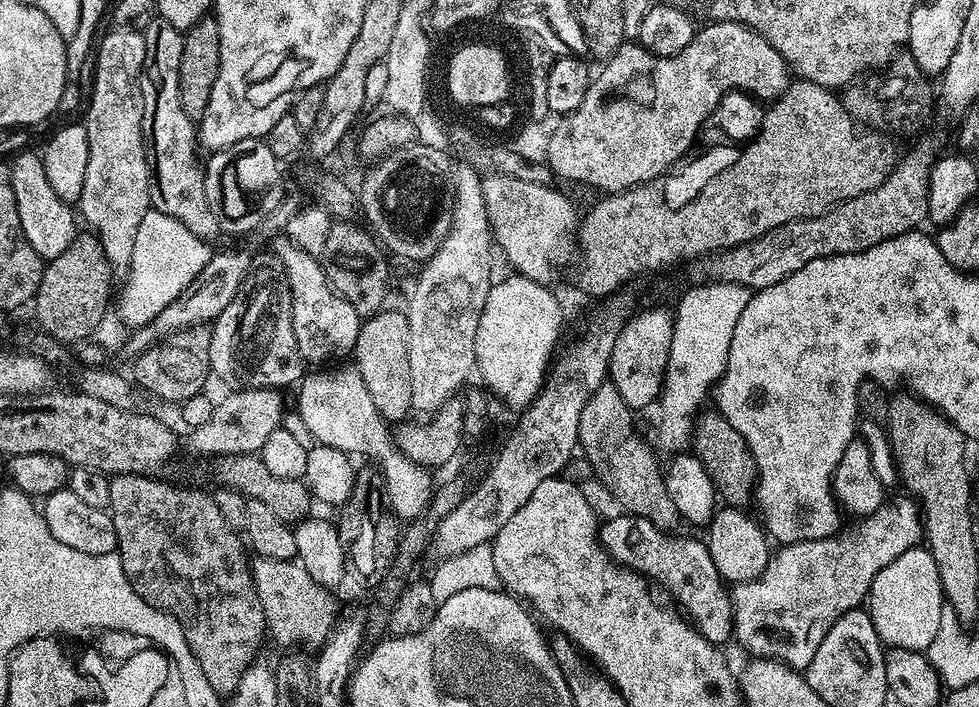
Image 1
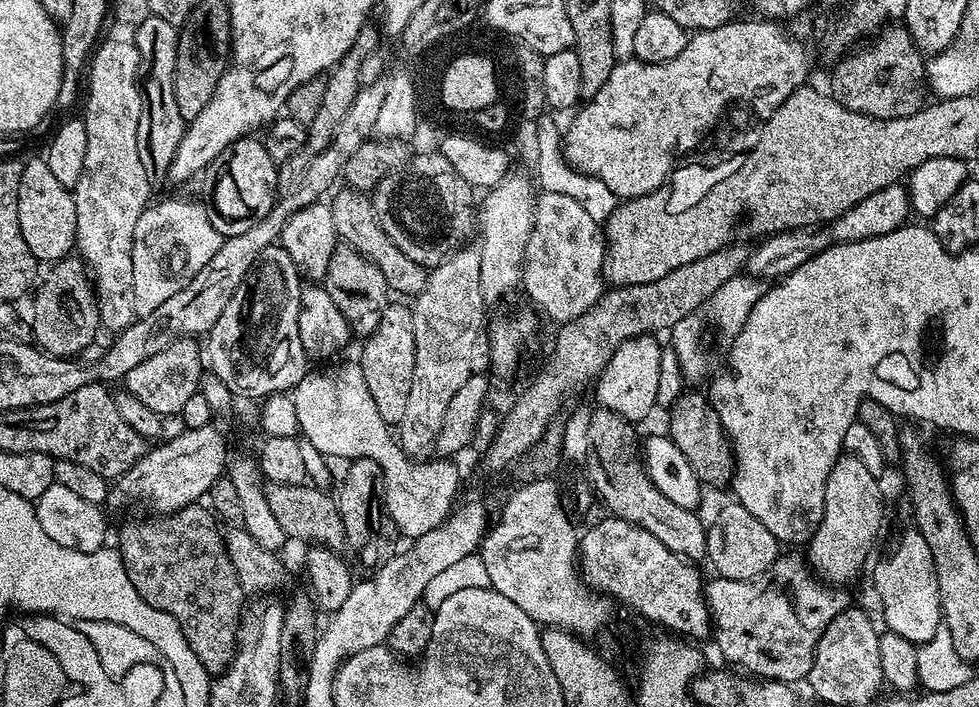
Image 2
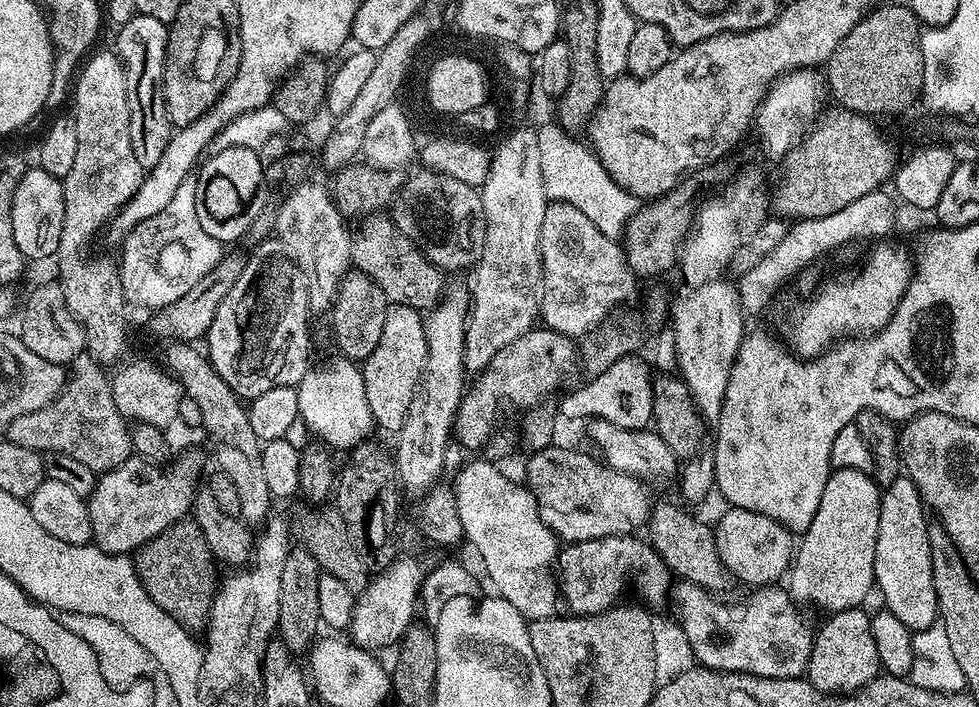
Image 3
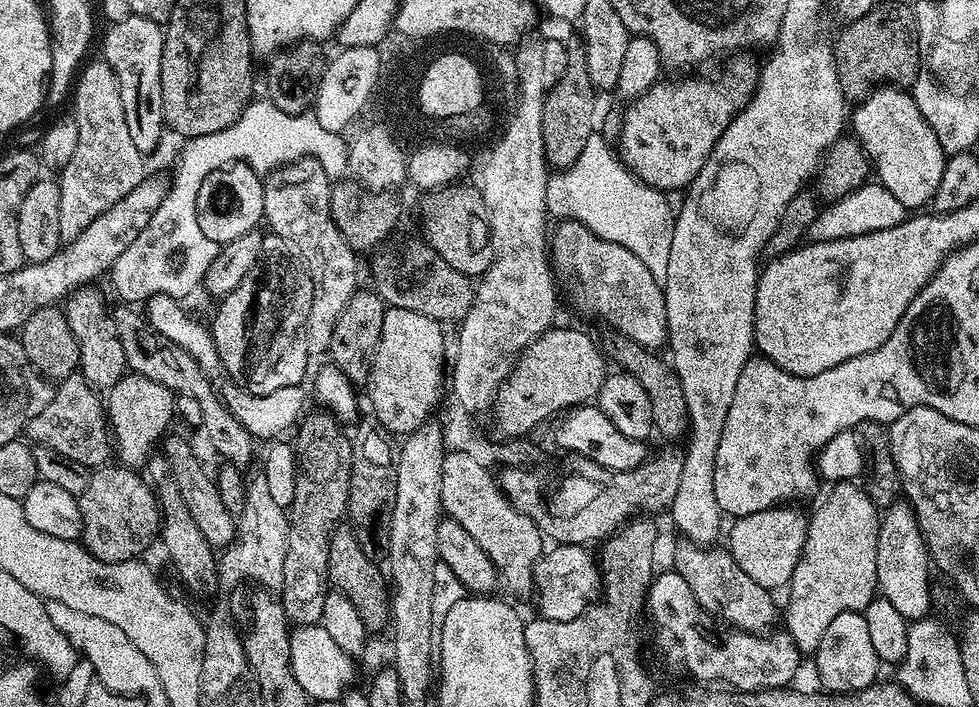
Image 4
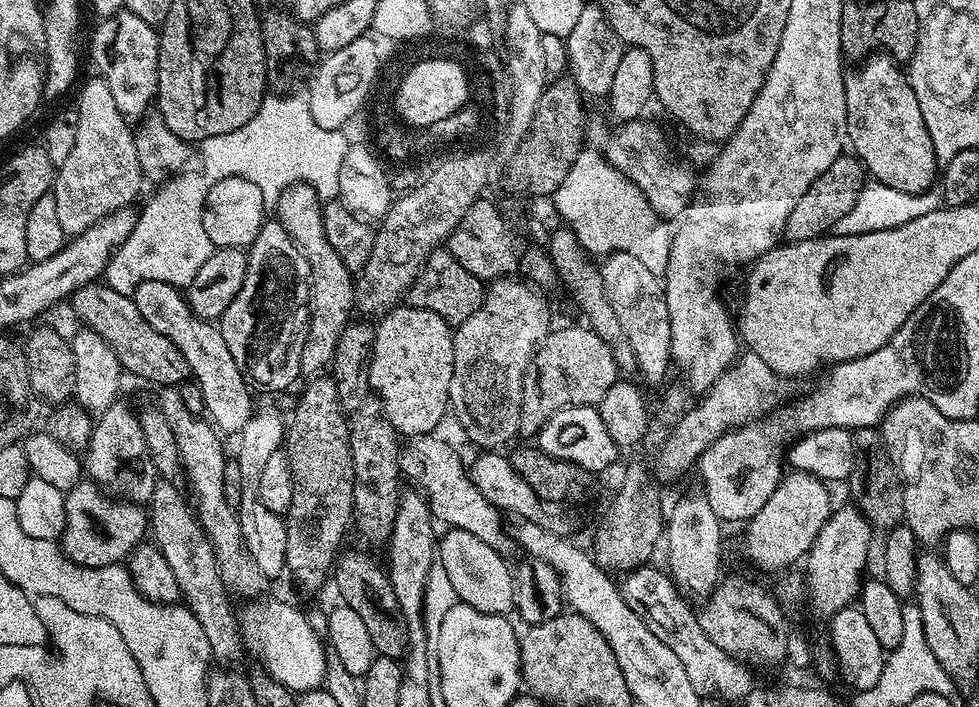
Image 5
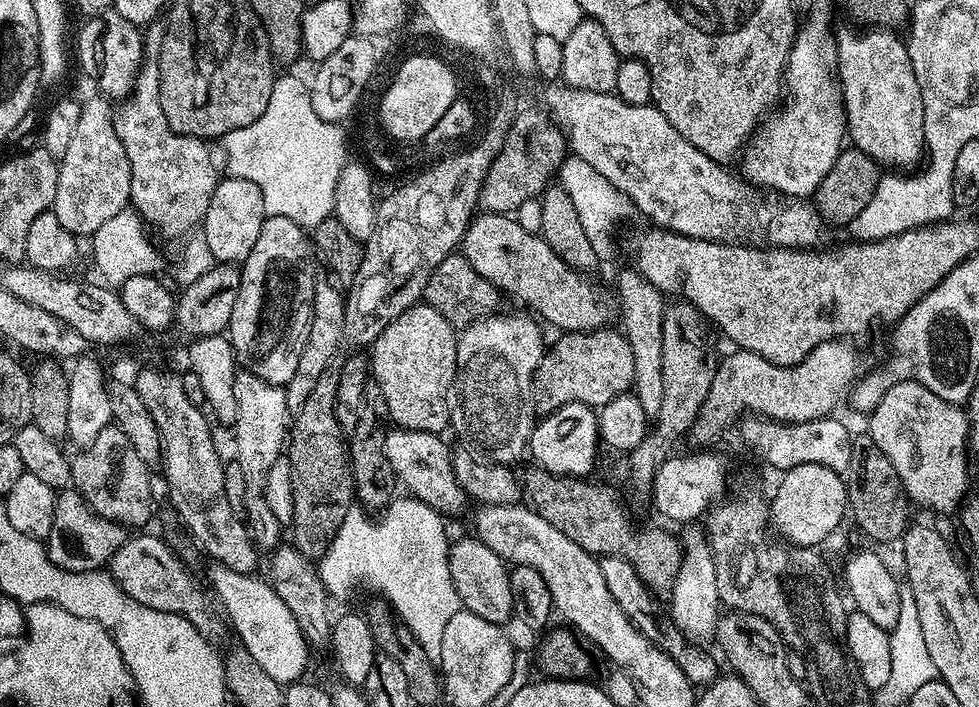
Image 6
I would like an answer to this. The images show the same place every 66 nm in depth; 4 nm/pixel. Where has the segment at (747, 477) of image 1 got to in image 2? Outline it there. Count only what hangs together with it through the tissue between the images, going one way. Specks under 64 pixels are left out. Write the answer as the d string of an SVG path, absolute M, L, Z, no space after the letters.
M703 391L688 392L676 400L672 413L668 416L667 435L671 437L679 450L682 450L696 472L701 485L727 489L732 483L732 473L736 467L736 455L732 452L732 443L728 441L726 430L720 416Z

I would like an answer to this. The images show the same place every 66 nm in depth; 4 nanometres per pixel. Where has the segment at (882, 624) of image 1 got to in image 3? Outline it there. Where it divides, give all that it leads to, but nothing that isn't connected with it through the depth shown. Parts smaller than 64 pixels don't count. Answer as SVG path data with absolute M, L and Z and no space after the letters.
M899 475L883 489L874 558L874 581L878 592L880 590L884 598L885 609L901 619L902 623L915 633L933 627L939 617L937 592L934 590L932 547L928 536L930 521L927 520L926 515L928 510L924 501L914 481L908 475Z

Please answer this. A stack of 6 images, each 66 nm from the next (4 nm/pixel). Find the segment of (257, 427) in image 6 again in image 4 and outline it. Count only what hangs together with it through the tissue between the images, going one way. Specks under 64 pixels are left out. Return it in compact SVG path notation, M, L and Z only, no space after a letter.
M256 474L253 480L251 477L244 513L238 518L235 541L223 549L218 560L219 587L236 588L243 580L253 580L251 583L261 588L279 589L283 582L288 528L289 513L270 498L263 475Z

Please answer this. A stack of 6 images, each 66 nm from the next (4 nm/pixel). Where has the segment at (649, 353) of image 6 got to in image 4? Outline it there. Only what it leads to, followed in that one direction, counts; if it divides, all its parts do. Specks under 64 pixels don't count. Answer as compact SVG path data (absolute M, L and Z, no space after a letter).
M563 220L556 227L558 227L554 234L552 233L550 238L550 256L553 265L560 271L560 269L568 274L570 277L574 278L576 288L574 290L574 302L577 308L584 314L588 316L596 316L598 318L605 318L605 320L616 327L616 330L624 336L628 336L632 341L638 342L643 348L649 350L658 350L667 343L668 339L668 323L666 322L666 306L665 306L665 296L663 285L659 282L651 270L651 268L634 252L629 245L624 245L614 242L606 242L605 239L599 239L592 231L588 230L586 226L582 226L581 223L574 222L573 220Z

